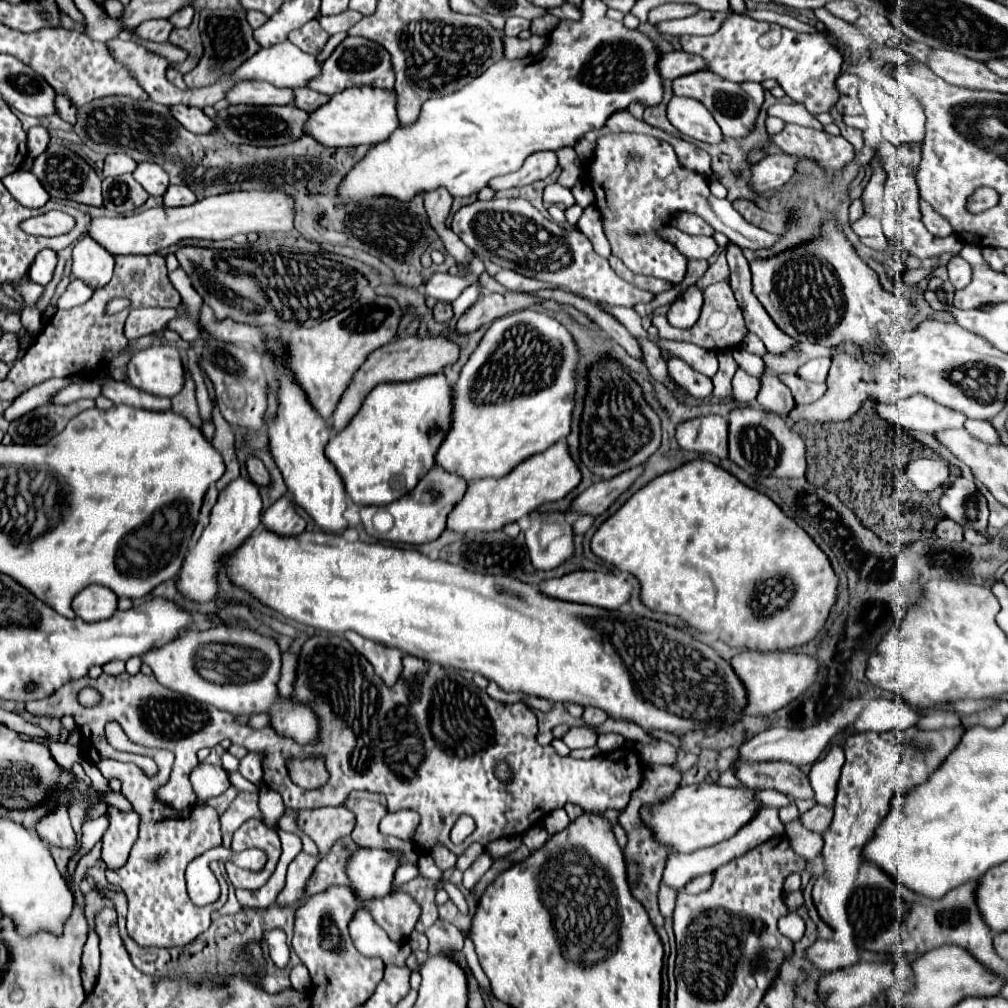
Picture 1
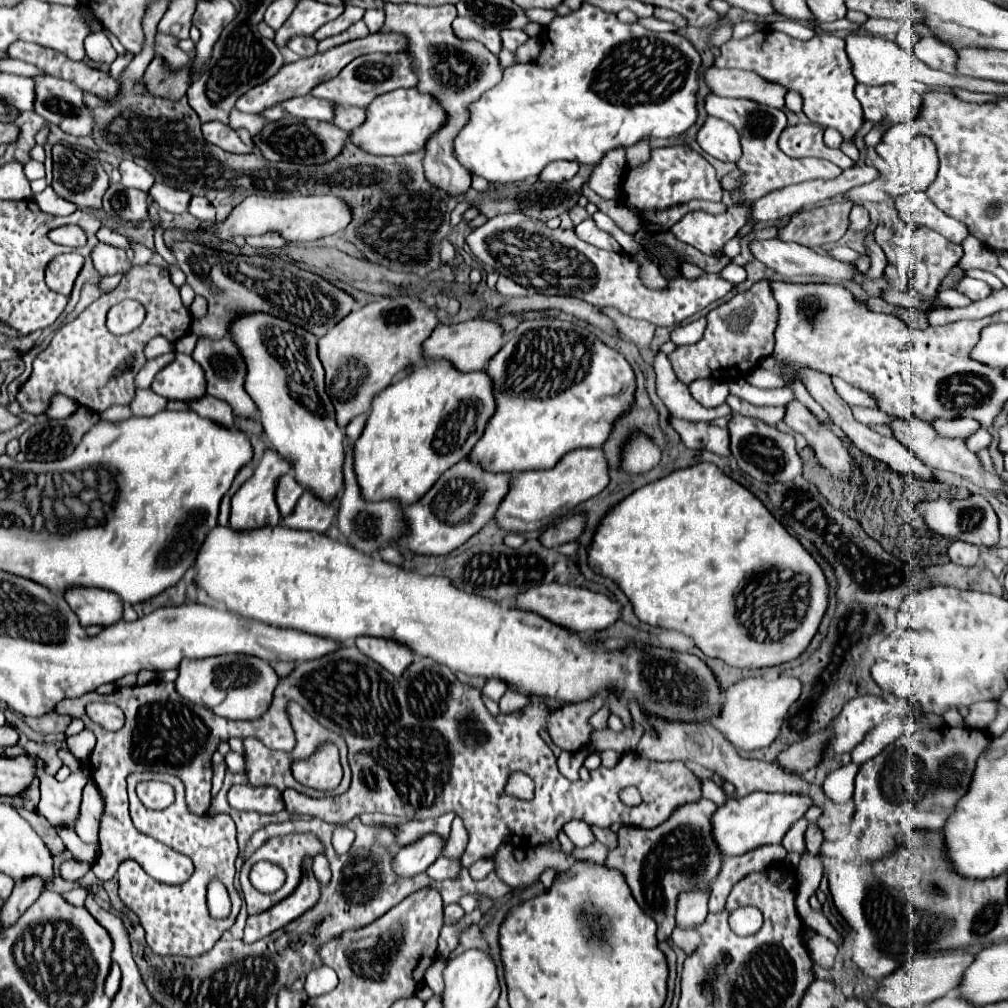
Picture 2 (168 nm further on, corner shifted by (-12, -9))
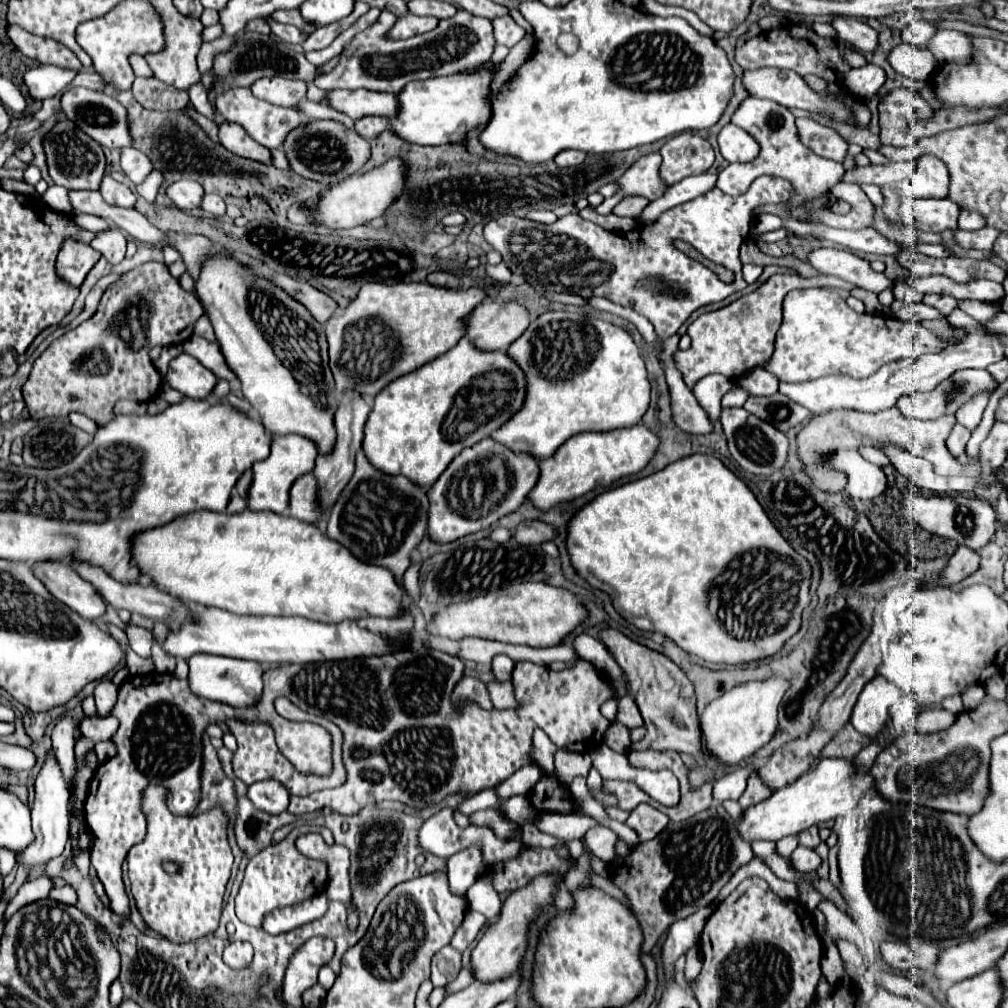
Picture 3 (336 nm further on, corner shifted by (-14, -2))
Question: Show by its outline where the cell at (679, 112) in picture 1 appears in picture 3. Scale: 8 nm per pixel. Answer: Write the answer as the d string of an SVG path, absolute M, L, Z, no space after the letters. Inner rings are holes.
M733 122L725 124L717 134L717 144L725 160L729 162L751 162L759 154L757 142Z

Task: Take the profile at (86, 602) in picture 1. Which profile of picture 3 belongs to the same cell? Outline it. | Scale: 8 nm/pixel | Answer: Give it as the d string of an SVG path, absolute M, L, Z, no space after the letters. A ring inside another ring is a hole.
M37 562L33 564L33 572L37 578L43 578L43 584L55 598L59 598L79 616L97 620L105 614L107 602L103 602L103 598L95 594L95 586L79 578L73 566L63 562Z

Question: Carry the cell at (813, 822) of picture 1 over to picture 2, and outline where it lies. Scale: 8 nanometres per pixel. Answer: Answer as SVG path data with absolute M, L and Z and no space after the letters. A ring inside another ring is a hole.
M809 825L807 831L805 831L805 849L811 853L811 855L817 855L819 853L819 847L823 843L823 833L817 825Z

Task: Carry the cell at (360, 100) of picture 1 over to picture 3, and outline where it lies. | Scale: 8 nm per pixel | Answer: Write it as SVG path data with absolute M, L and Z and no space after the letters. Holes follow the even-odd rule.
M495 72L453 74L443 78L429 78L423 82L409 82L399 94L399 114L389 118L389 130L405 138L405 142L419 146L439 146L449 142L463 142L465 132L473 126L485 126L491 116L489 82Z

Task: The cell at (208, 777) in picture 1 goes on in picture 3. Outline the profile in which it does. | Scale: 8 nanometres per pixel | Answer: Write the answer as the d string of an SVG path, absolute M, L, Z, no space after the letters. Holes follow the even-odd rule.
M259 780L251 784L247 788L247 796L251 798L255 808L269 814L281 814L289 804L289 792L277 780Z

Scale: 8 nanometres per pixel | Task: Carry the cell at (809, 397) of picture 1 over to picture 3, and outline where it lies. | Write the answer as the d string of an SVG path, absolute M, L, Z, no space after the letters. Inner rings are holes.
M977 394L971 402L963 404L963 406L957 410L957 414L955 414L957 422L963 424L963 426L969 428L969 430L975 430L977 424L981 422L981 416L983 416L983 410L985 410L985 406L987 406L987 400L989 400L989 394Z

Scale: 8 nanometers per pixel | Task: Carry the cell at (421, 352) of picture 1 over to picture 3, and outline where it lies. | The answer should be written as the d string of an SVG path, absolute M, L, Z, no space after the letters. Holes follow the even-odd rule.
M483 300L467 318L467 338L479 350L507 350L531 318L521 304Z

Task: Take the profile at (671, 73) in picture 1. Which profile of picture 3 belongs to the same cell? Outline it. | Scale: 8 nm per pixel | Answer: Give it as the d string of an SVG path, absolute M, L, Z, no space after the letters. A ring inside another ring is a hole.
M763 68L763 70L745 70L743 72L743 86L745 90L755 96L755 98L767 98L767 100L773 100L781 106L787 106L787 108L803 108L803 110L811 110L811 112L819 112L819 114L825 114L825 116L831 116L833 120L837 122L847 122L849 120L849 110L833 100L833 98L827 98L823 94L817 94L813 92L805 80L791 72L791 70L775 70L775 68Z

